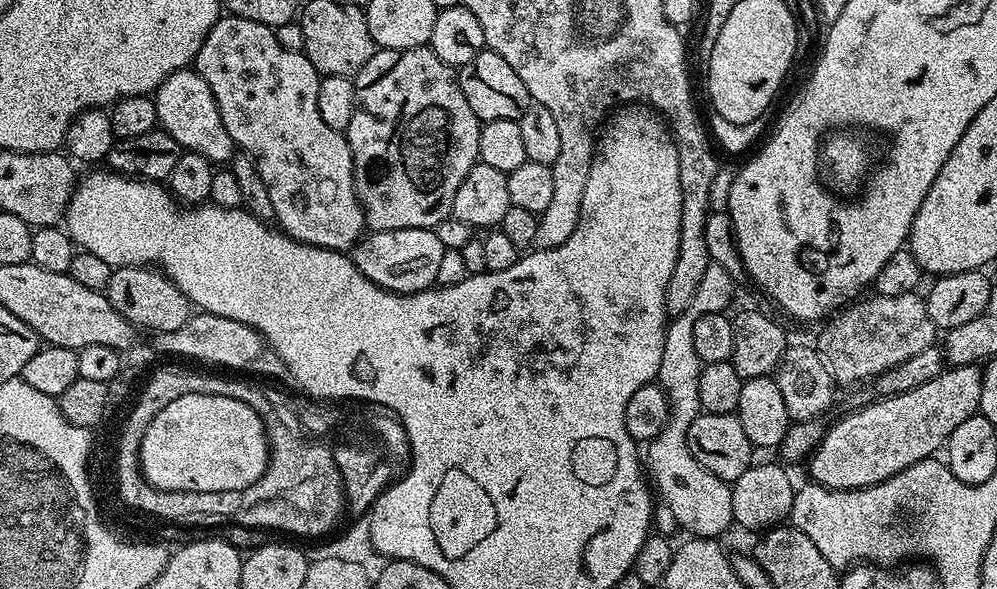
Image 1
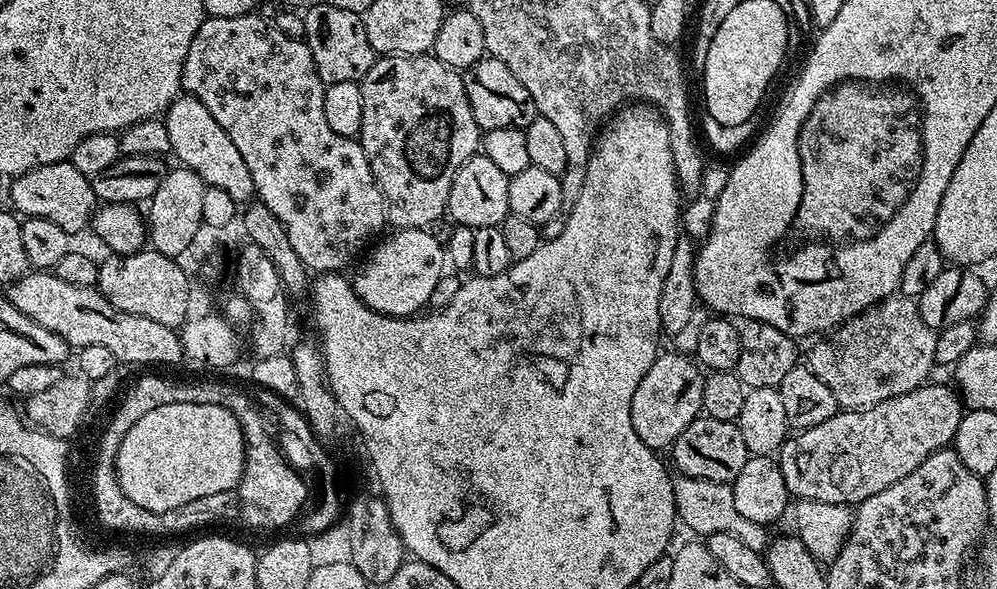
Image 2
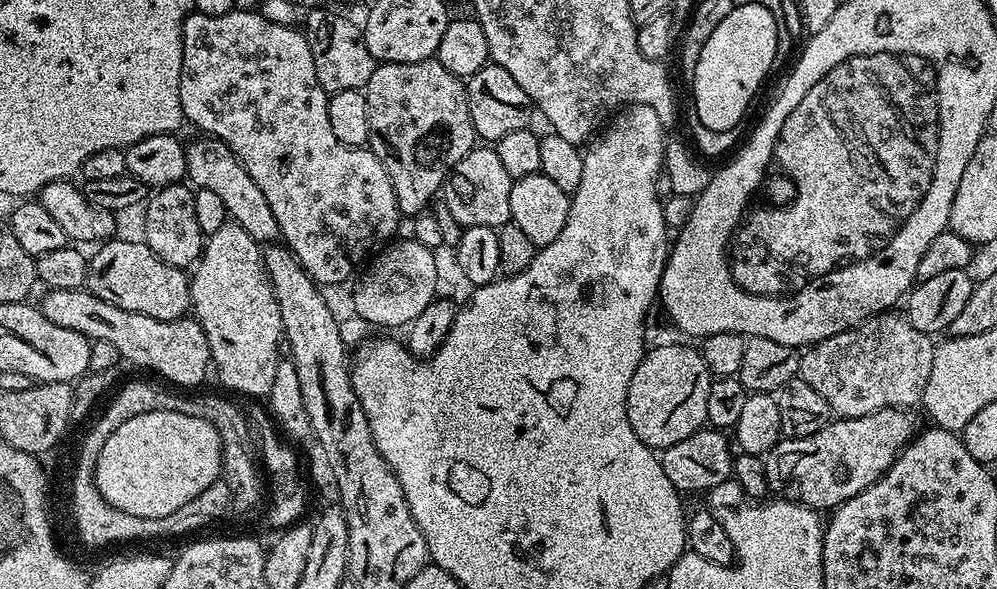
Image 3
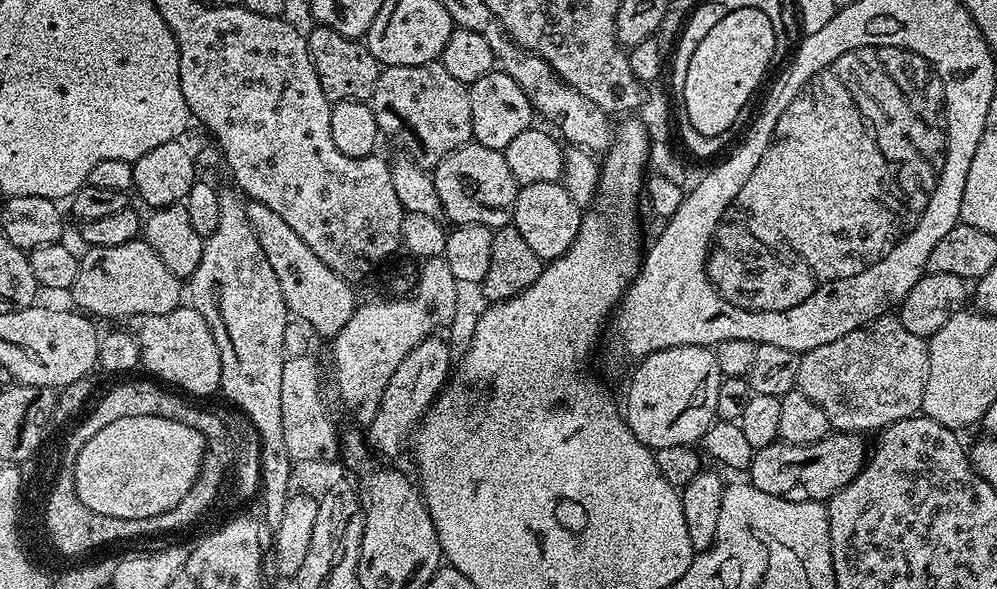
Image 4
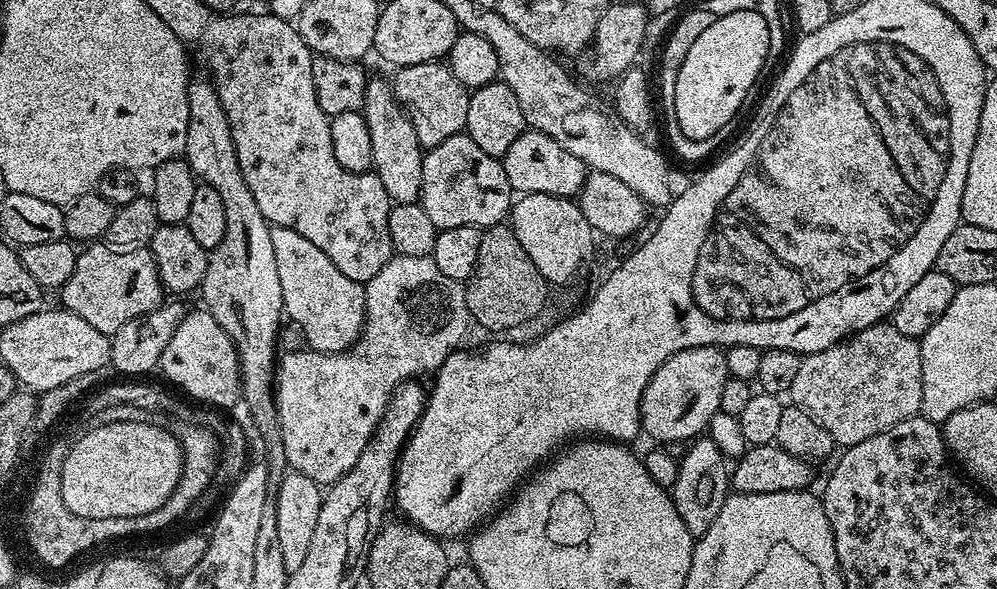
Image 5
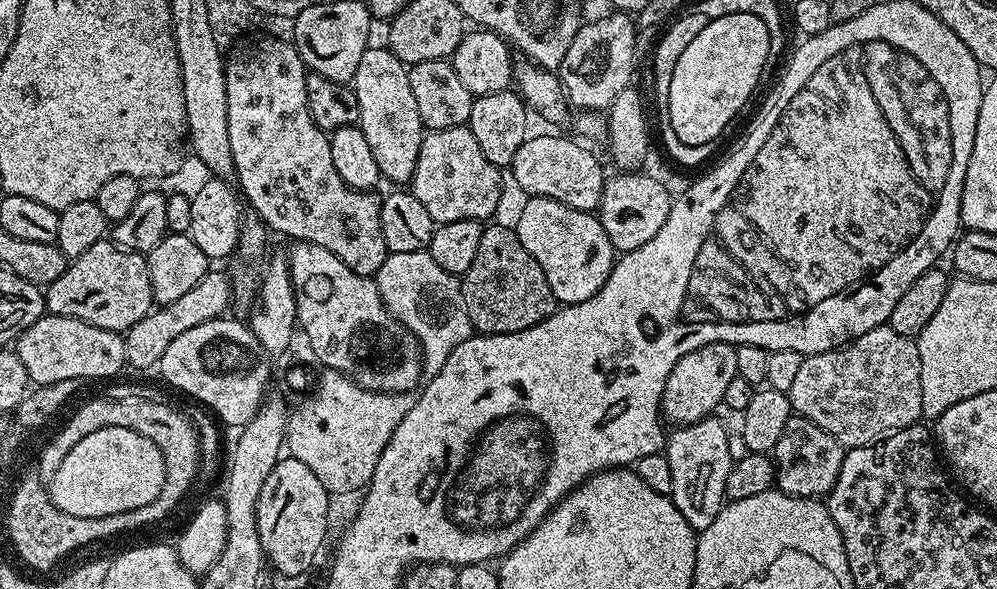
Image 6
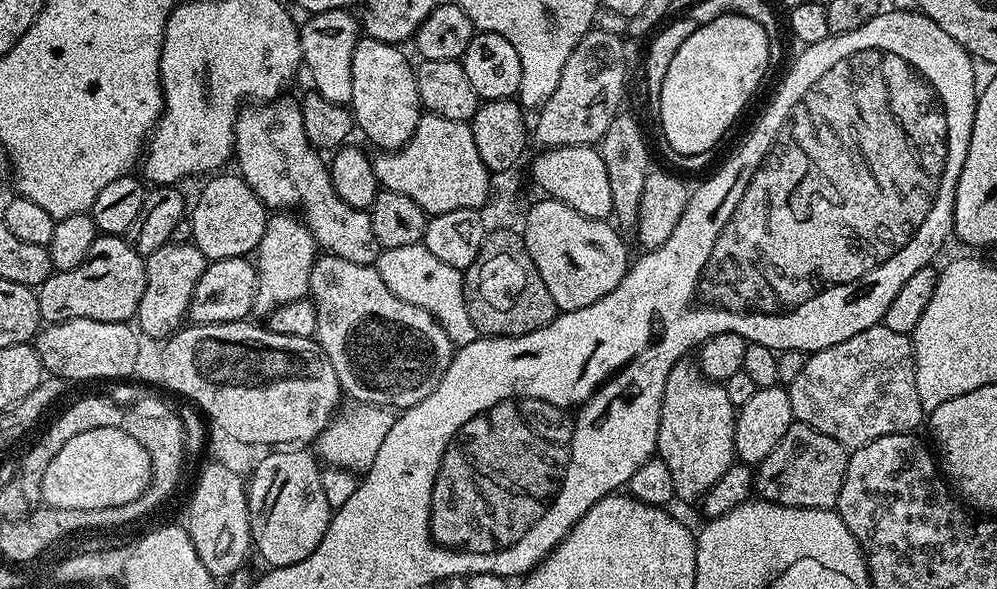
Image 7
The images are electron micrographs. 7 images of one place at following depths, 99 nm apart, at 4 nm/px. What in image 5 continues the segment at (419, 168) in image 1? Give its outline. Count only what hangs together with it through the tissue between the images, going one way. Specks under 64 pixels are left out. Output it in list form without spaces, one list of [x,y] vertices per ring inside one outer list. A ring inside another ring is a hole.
[[[431,60],[422,62],[414,66],[406,66],[395,73],[396,77],[391,77],[392,92],[396,95],[396,101],[403,108],[404,113],[410,118],[414,126],[414,134],[418,134],[418,142],[421,149],[427,150],[446,142],[446,138],[459,136],[466,129],[466,110],[468,109],[469,89],[464,87],[458,78],[448,68],[447,63]]]

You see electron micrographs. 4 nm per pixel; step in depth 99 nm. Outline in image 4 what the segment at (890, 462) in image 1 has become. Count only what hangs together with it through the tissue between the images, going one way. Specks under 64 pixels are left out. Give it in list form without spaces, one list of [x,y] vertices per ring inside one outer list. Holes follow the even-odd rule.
[[[833,431],[813,444],[777,442],[765,448],[757,448],[753,451],[752,464],[746,471],[746,476],[753,486],[762,490],[762,494],[774,494],[787,500],[793,500],[793,502],[806,502],[807,500],[827,502],[838,490],[842,490],[847,484],[854,482],[854,478],[863,470],[866,459],[864,440],[865,437],[860,434]]]

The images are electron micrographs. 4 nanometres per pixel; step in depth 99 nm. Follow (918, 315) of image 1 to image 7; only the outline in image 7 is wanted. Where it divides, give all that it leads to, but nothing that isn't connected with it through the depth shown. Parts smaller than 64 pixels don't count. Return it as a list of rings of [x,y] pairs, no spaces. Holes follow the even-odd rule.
[[[883,322],[870,326],[866,330],[862,330],[858,334],[854,334],[854,338],[846,338],[846,342],[838,342],[838,346],[830,346],[826,350],[818,350],[811,353],[806,362],[806,366],[802,366],[802,370],[798,373],[798,378],[794,378],[792,384],[787,385],[788,397],[790,398],[790,406],[792,407],[793,417],[799,423],[810,426],[814,430],[818,430],[822,434],[826,434],[830,438],[834,438],[834,442],[838,442],[843,448],[855,450],[866,446],[870,442],[874,442],[878,438],[882,438],[891,432],[910,432],[915,433],[916,427],[923,425],[926,420],[926,413],[922,402],[918,398],[918,382],[916,381],[916,359],[914,358],[914,350],[912,342],[908,336],[898,334],[894,330],[890,330]]]

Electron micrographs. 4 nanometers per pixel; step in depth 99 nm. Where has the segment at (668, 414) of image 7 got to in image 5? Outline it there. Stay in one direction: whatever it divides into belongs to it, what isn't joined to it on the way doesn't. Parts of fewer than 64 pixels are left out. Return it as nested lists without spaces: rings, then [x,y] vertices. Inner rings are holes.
[[[697,438],[685,448],[688,449],[684,457],[679,457],[680,473],[670,495],[678,514],[682,514],[682,522],[686,522],[686,530],[690,530],[694,538],[699,538],[710,530],[710,522],[718,518],[718,510],[722,510],[722,502],[730,494],[730,464],[709,438]]]

